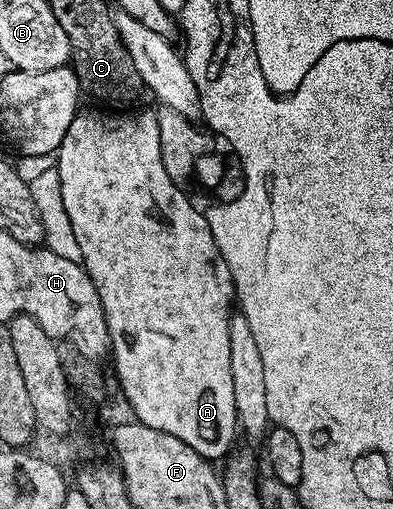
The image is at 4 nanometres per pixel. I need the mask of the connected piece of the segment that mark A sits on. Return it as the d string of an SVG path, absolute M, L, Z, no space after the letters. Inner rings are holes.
M85 108L76 111L73 122L69 122L69 130L65 133L57 153L57 167L60 172L65 213L69 216L69 223L73 226L73 233L81 248L83 269L89 274L105 310L105 322L109 326L111 339L109 356L110 359L115 359L115 376L119 379L119 388L123 391L132 414L135 415L132 417L138 423L153 426L153 430L161 430L165 434L173 434L173 438L181 438L185 446L197 450L197 454L201 454L207 460L222 461L232 451L236 443L235 436L237 437L233 378L229 367L229 322L233 315L235 287L229 274L229 266L225 266L225 258L221 258L221 250L217 250L217 242L213 242L213 230L209 230L206 215L202 211L198 212L191 205L190 198L183 193L186 191L175 184L173 178L169 178L169 174L165 174L165 165L161 163L161 134L157 130L154 111L102 112L99 108Z

